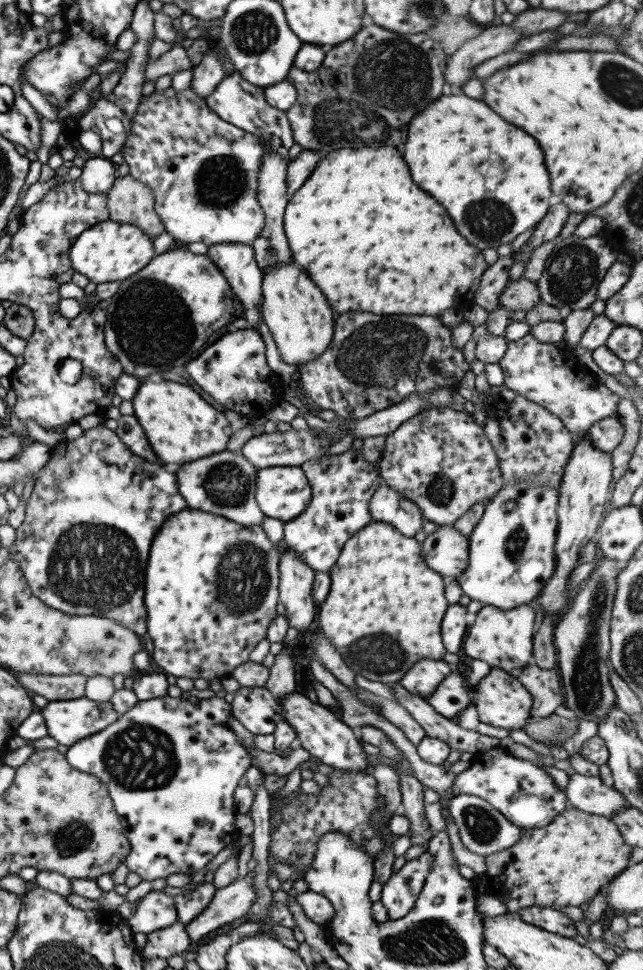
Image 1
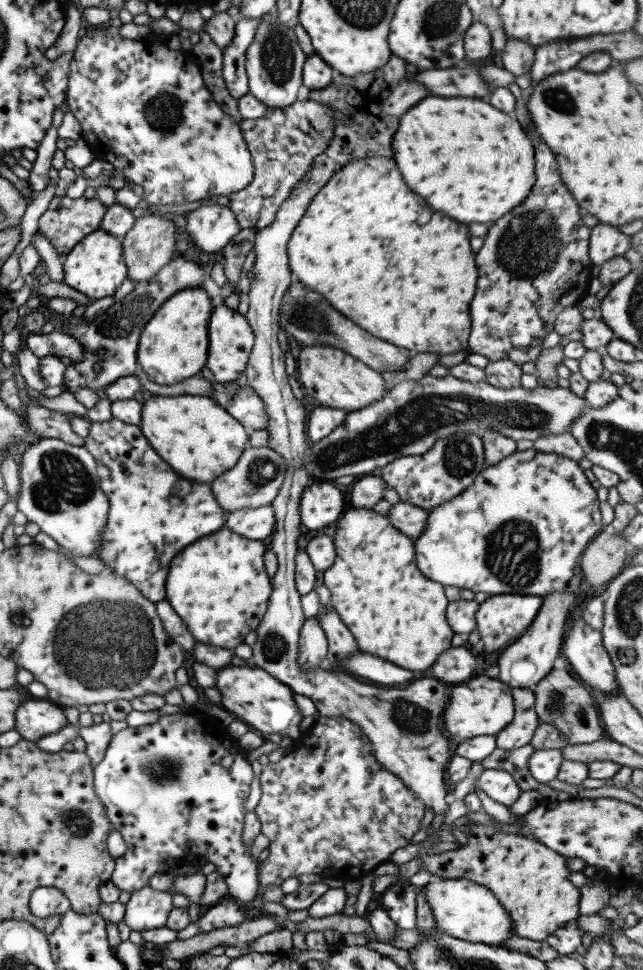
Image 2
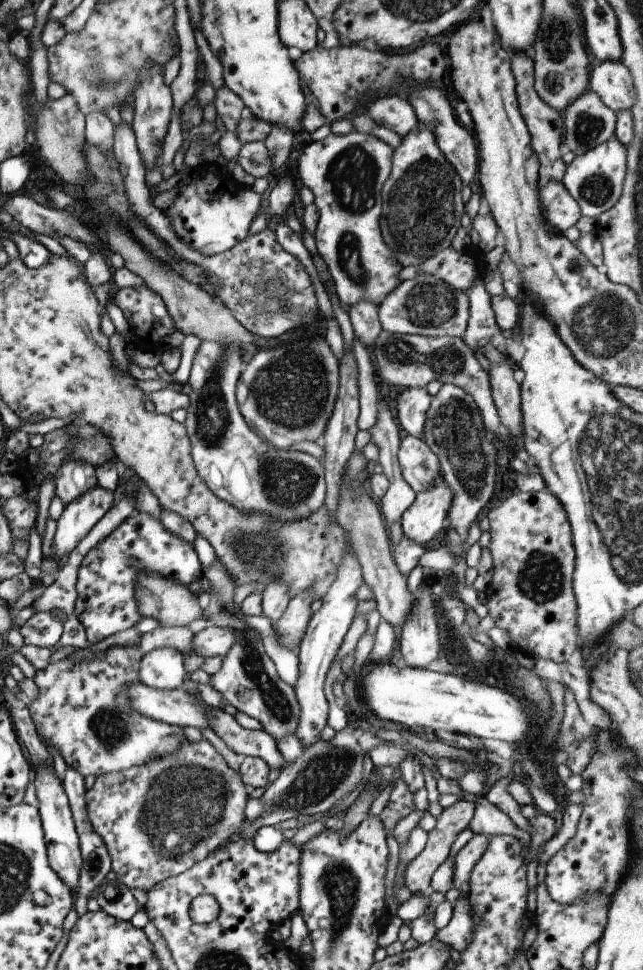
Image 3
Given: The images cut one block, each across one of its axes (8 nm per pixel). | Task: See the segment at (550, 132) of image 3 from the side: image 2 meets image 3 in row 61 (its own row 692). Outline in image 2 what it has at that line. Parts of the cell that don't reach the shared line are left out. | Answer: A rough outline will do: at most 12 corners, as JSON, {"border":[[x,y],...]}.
{"border":[[511,688],[513,719],[494,735],[495,746],[529,744],[539,721],[532,689]]}

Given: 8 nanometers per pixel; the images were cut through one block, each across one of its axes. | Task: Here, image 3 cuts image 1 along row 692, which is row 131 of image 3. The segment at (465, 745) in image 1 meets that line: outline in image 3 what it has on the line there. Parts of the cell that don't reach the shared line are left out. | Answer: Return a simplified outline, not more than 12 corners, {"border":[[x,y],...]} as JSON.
{"border":[[374,96],[367,114],[404,137],[418,125],[409,101]]}

